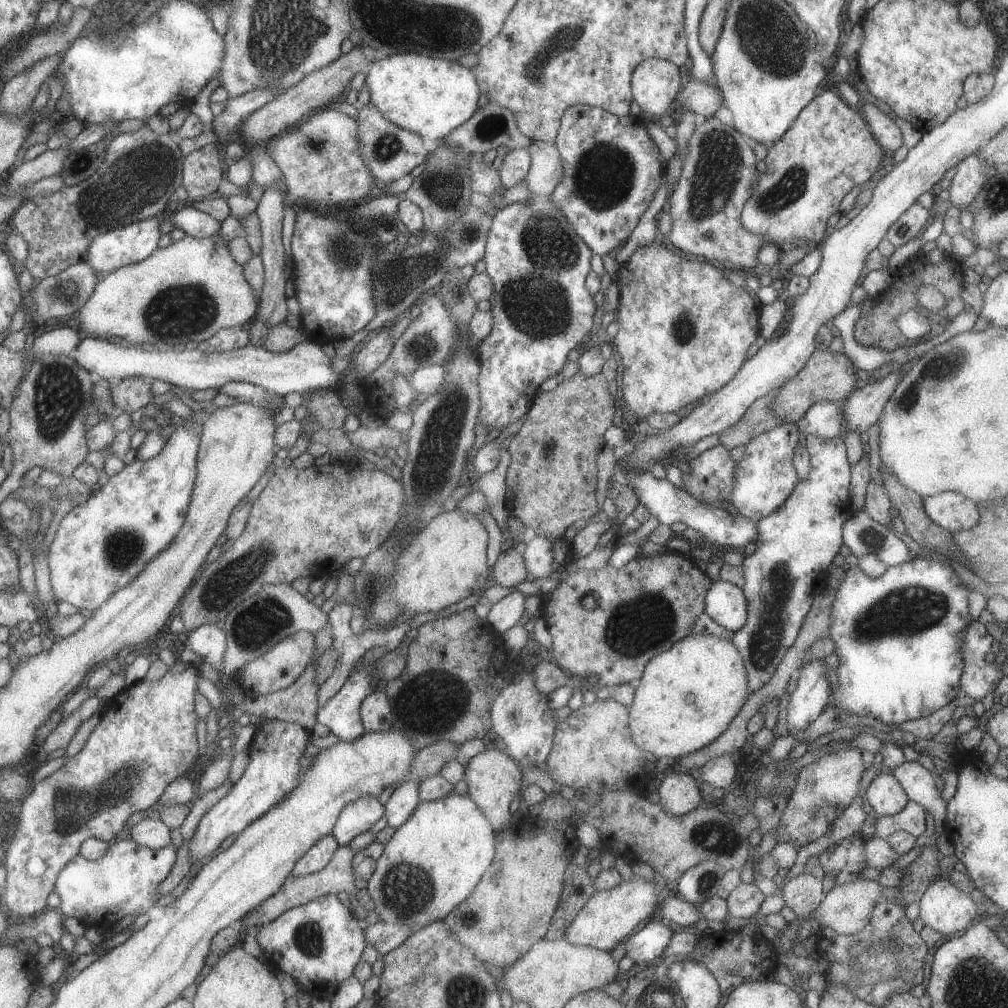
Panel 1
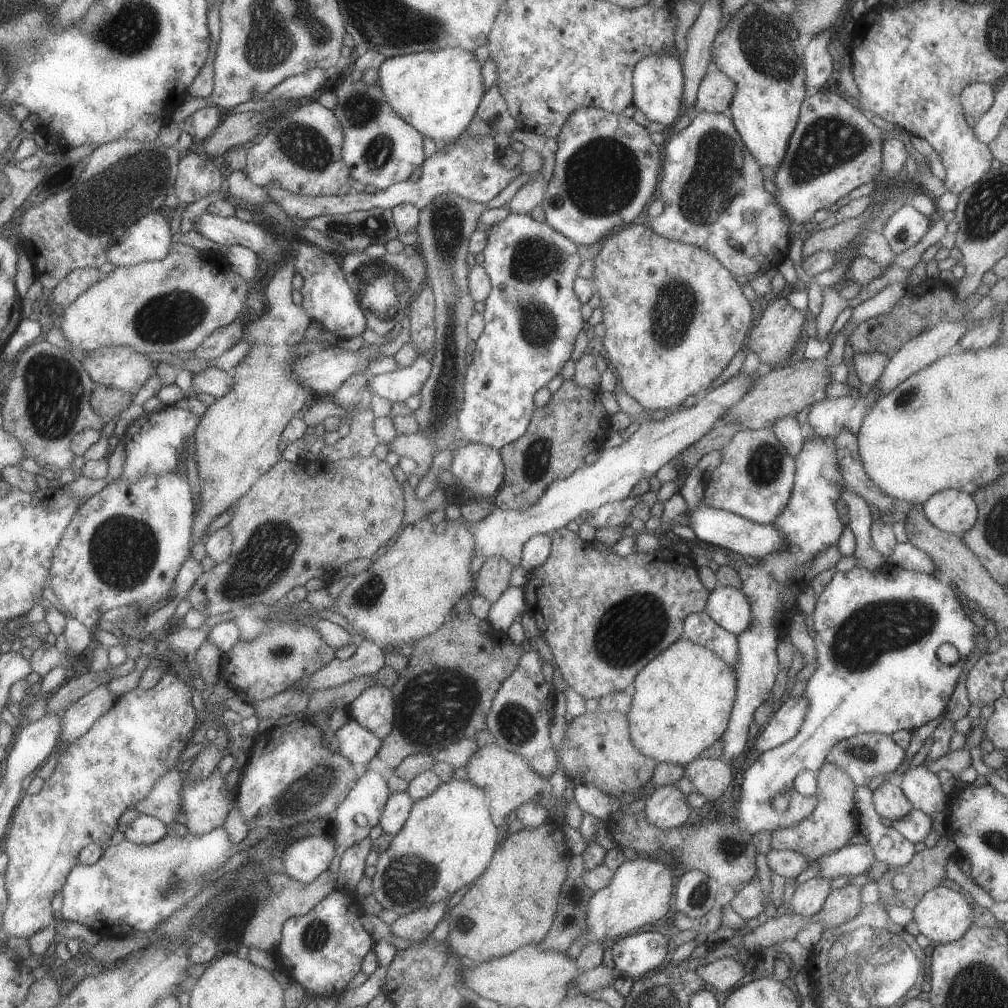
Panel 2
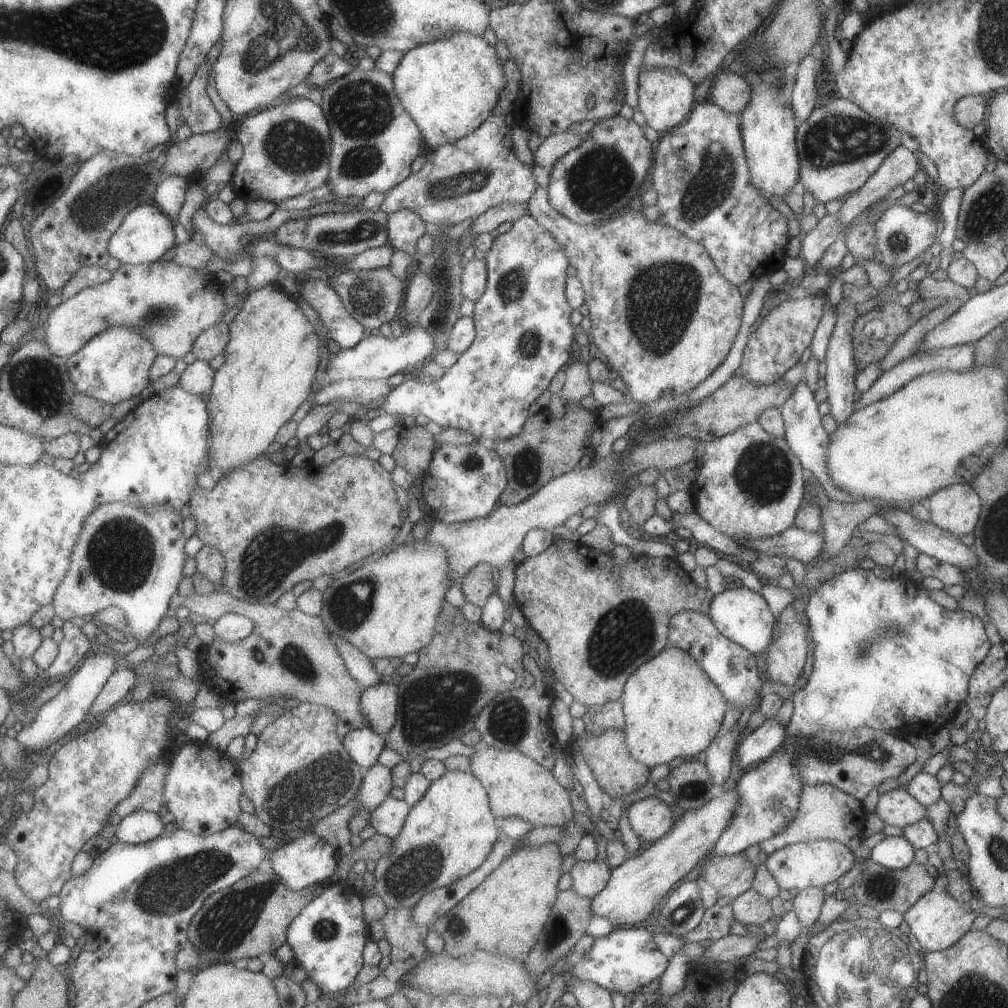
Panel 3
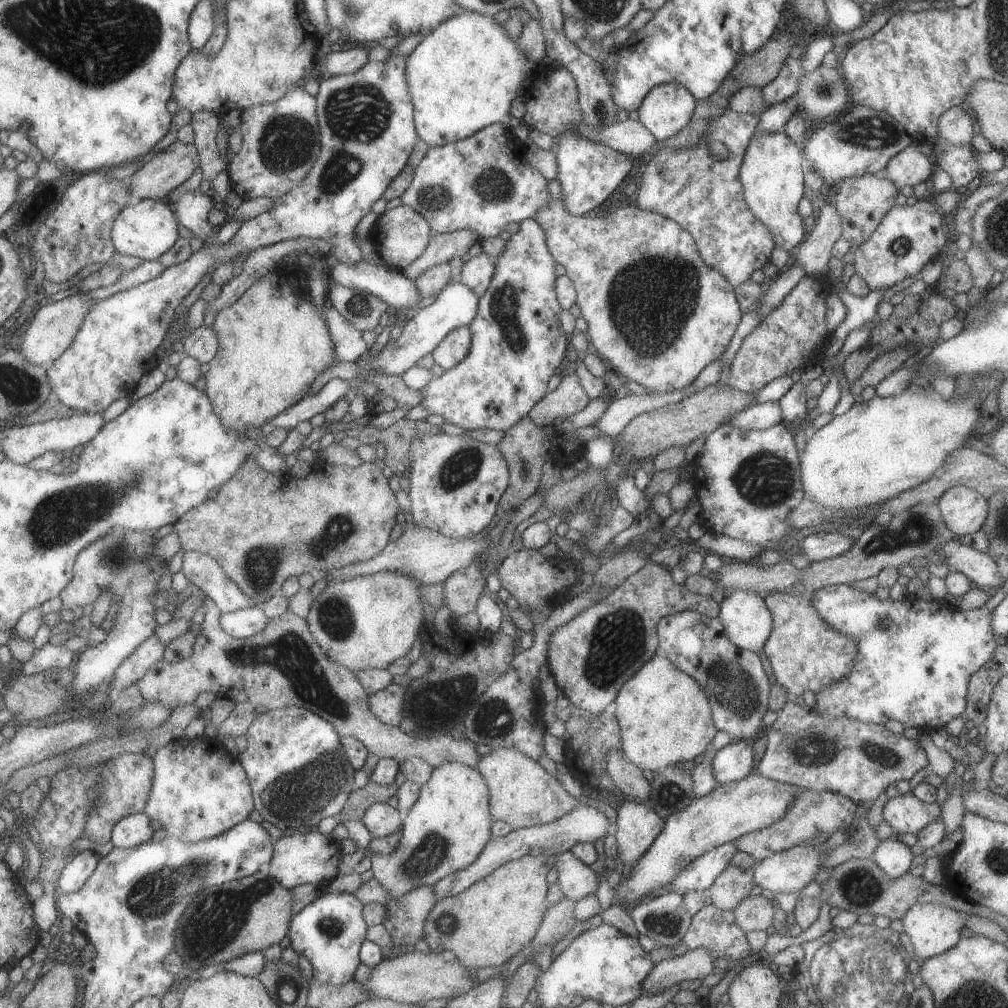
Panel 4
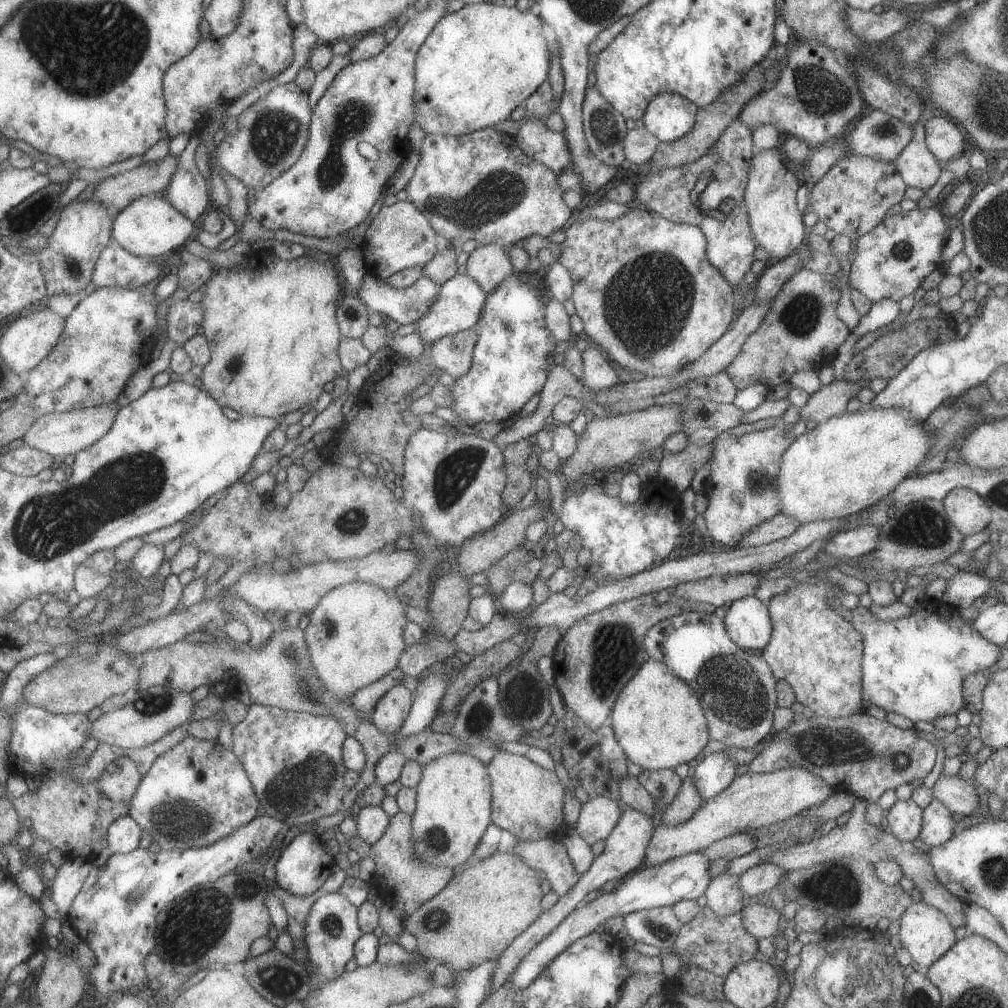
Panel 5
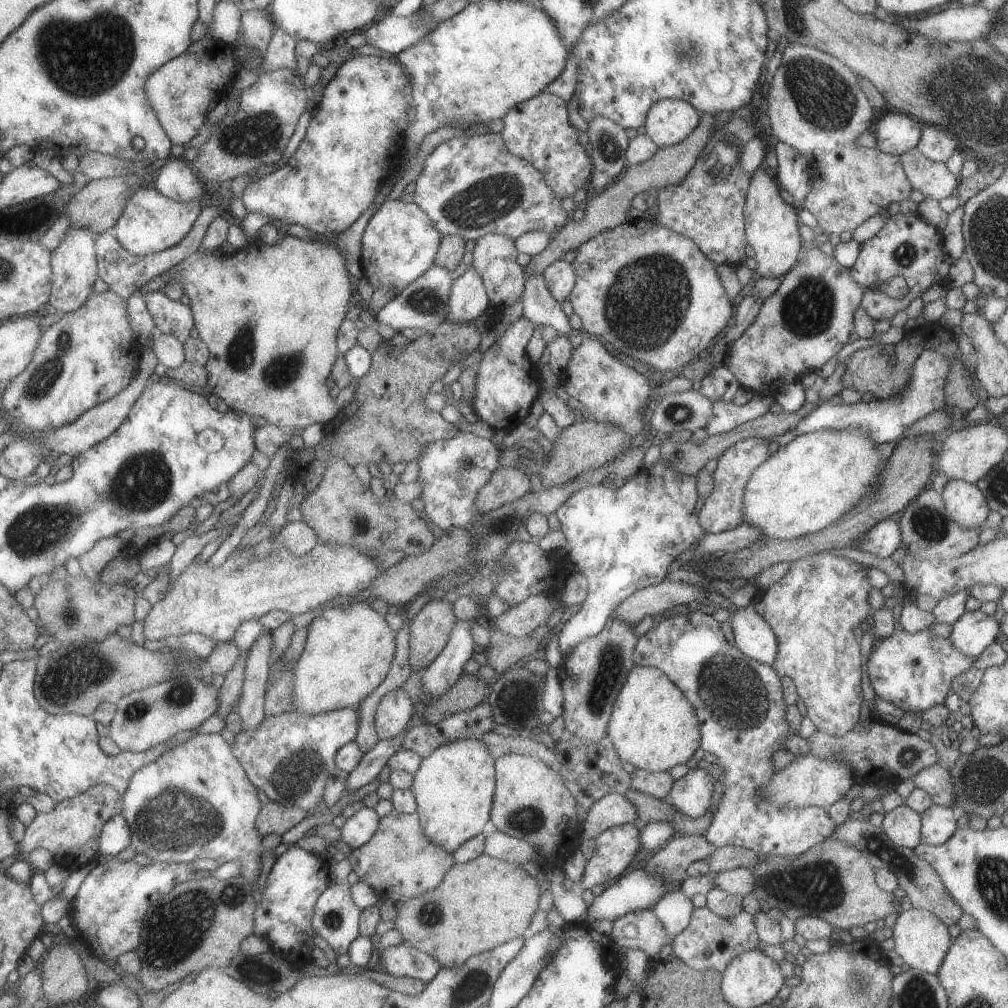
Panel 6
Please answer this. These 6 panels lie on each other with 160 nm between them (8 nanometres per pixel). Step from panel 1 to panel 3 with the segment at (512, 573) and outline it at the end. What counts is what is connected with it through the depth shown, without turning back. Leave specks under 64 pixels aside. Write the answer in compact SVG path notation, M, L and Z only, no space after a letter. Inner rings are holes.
M481 563L475 565L460 578L459 583L465 601L482 608L487 597L494 592L491 568L489 563Z

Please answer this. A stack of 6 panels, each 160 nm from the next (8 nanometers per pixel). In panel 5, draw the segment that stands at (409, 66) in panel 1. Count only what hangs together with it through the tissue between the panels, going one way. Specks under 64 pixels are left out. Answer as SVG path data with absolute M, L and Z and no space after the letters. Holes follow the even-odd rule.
M465 4L463 8L446 14L433 26L429 35L423 40L423 44L417 48L414 59L414 90L413 90L413 108L414 120L417 122L421 130L425 134L460 136L468 134L478 129L492 127L493 124L508 120L509 114L521 102L525 101L537 88L547 80L547 72L549 72L549 48L541 26L541 18L535 15L530 9L523 12L517 10L515 6L507 8L502 4Z

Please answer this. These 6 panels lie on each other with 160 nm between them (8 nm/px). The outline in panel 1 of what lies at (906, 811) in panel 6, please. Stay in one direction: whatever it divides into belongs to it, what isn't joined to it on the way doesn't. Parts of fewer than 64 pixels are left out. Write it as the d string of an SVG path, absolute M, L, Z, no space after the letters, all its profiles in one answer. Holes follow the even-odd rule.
M877 774L866 788L864 798L879 816L893 816L908 802L908 796L892 774Z

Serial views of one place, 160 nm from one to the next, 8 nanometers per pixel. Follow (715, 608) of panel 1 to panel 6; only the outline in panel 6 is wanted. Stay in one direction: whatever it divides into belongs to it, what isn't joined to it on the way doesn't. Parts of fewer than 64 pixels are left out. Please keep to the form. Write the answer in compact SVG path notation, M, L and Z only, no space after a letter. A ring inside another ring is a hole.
M753 603L737 608L730 614L729 622L734 646L749 658L771 667L777 656L777 642L771 628L755 612Z

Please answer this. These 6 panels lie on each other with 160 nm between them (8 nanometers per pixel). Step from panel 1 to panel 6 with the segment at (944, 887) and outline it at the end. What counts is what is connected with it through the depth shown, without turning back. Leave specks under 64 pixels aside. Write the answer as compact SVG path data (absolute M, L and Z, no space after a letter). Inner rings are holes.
M912 907L898 914L892 930L894 950L903 959L904 967L921 973L937 974L937 970L952 944L947 927L941 923L937 916L934 916L931 912Z

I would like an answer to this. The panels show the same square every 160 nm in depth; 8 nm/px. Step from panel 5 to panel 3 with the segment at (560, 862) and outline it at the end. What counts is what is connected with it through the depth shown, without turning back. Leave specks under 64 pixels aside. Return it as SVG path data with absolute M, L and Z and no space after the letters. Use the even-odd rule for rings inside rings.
M576 861L569 874L577 895L591 899L610 880L611 867L606 861Z

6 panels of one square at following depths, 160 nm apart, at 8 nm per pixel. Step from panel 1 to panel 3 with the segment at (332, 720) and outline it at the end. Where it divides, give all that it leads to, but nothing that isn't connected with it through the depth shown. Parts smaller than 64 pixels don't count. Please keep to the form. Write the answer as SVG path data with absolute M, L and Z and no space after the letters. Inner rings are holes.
M367 726L350 730L341 741L351 761L362 771L377 763L377 756L384 748L382 737Z

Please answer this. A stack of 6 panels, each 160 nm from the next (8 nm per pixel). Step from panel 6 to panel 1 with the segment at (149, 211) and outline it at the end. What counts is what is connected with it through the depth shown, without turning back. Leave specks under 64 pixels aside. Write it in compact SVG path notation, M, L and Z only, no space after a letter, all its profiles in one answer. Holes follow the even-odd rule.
M147 217L146 219L100 234L89 244L87 260L85 262L94 272L102 272L102 274L138 263L140 260L147 258L157 248L157 240L159 240L160 234L158 225L160 223L155 217Z

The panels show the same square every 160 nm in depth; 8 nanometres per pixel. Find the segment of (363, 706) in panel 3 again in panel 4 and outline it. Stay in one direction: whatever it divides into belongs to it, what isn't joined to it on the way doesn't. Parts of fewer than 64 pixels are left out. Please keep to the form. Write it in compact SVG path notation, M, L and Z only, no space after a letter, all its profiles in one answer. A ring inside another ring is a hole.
M391 682L385 688L368 695L368 709L383 724L397 727L401 720L403 695L404 688Z

